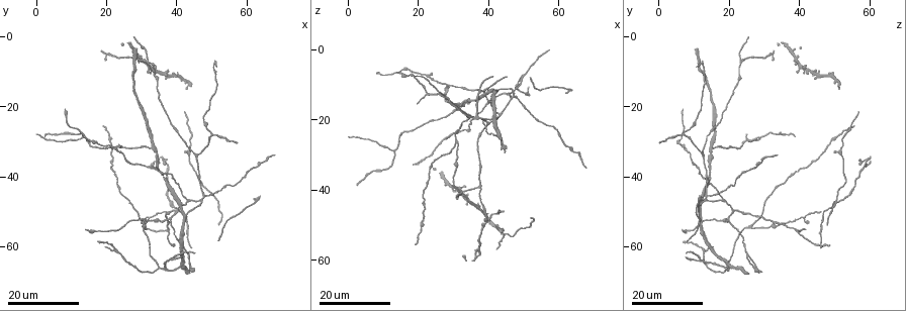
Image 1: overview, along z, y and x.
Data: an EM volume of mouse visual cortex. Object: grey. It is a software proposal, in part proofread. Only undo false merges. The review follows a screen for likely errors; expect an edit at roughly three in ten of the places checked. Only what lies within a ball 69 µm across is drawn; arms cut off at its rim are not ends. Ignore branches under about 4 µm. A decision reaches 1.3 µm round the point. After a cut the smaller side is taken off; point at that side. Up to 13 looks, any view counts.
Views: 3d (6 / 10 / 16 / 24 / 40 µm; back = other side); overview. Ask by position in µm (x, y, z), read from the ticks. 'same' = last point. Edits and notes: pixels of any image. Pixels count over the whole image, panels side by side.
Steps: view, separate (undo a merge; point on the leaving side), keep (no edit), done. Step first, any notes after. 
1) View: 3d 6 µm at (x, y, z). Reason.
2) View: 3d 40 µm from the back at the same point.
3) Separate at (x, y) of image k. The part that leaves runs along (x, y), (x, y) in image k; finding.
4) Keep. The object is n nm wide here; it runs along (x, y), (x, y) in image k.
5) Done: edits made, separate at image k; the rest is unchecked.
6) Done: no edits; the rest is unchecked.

View: 3d 16 µm at (40.0, 50.0, 22.0). Side arm on a straight run.

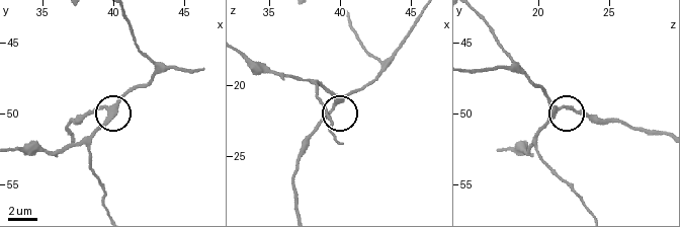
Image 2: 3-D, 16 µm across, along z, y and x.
View: 3d 6 µm at (39.6, 49.6, 21.6). Closer look.

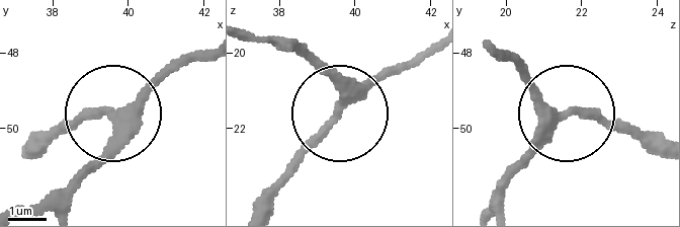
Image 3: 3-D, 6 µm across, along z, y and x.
Keep. The object is 260 nm wide here; one cell here.

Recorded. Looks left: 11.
View: 3d 16 µm at (47.5, 45.5, 13.5). Four or more arms meet.

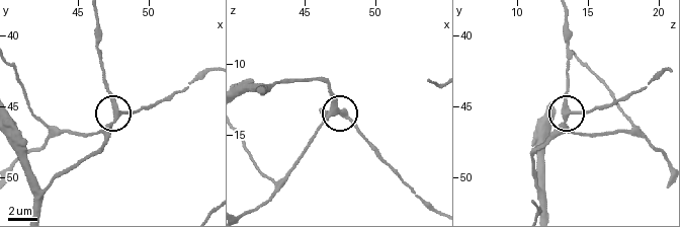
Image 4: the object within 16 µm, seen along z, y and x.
View: 3d 6 µm at (47.2, 46.2, 13.4).

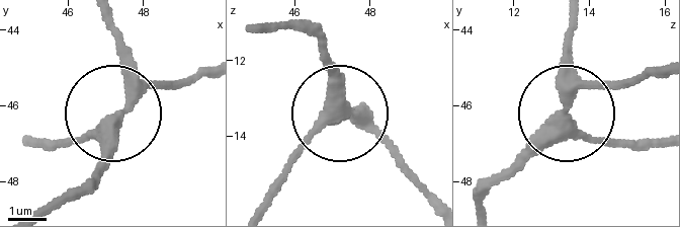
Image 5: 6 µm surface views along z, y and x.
Keep. It runs along (481, 209), (491, 185), (565, 115), (587, 134), (642, 144) in image 5; continuous, no second cell.

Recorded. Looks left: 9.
View: 3d 24 µm at (50.5, 28.0, 7.0). Three arms meet.

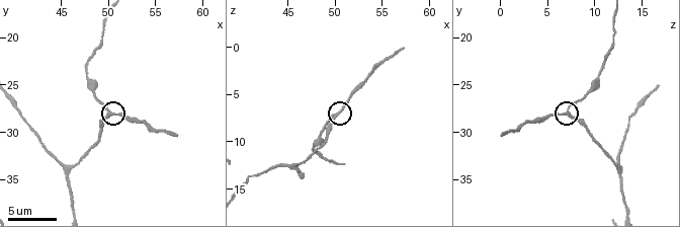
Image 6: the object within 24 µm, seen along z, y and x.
View: 3d 6 µm at (50.0, 27.6, 7.4).

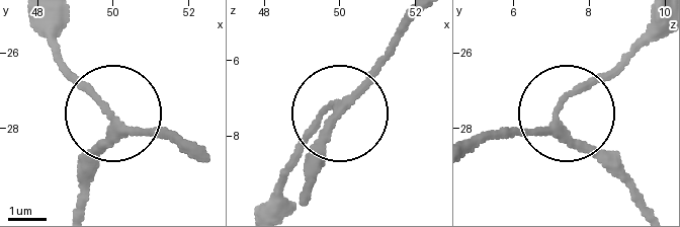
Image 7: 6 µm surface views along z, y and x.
Keep. 3 arms meet here; it runs along (640, 202), (556, 111), (514, 134), (488, 134) in image 7; one cell here.

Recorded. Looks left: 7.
View: 3d 24 µm at (42.5, 50.5, 11.5). Arms part here.

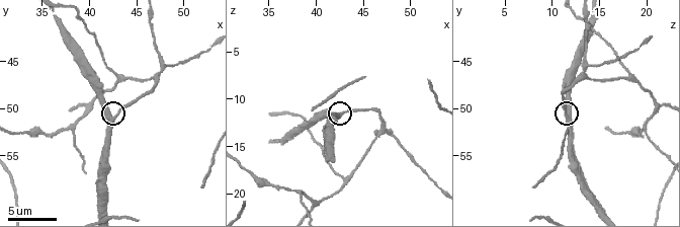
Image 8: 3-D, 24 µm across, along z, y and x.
View: 3d 10 µm at (42.4, 50.8, 11.4).

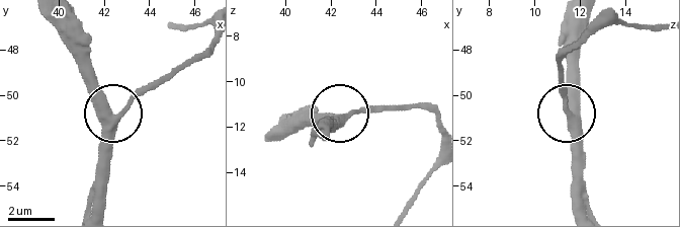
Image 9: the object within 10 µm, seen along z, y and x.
Keep. The object is 400 nm wide here; it runs along (100, 209), (100, 128), (108, 104), (79, 66) in image 9; one cell here.

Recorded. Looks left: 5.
View: 3d 24 µm at (32.5, 31.0, 15.0). Three-way junction.

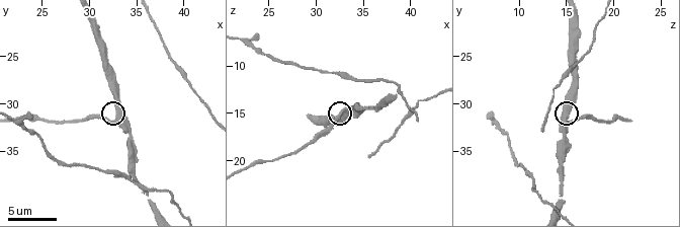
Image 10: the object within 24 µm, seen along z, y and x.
View: 3d 6 µm at (33.0, 31.6, 14.8). Zoom in.

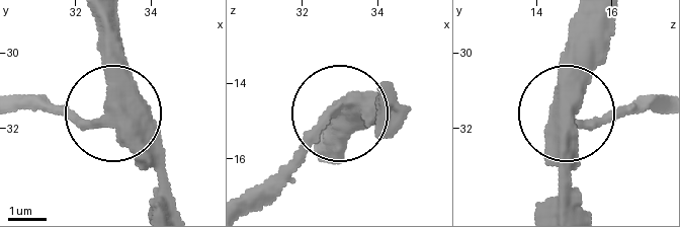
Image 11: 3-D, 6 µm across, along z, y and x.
Separate at (73, 116) of image 11. The object is 430 nm wide here; the part that leaves runs along (105, 111), (80, 119), (22, 108) in image 11; two cells meet here.

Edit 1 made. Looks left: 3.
View: overview.

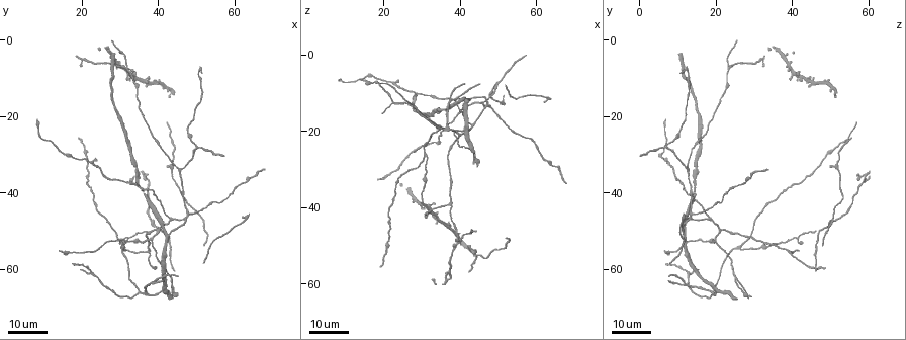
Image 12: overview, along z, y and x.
View: 3d 16 µm at (43.5, 63.0, 26.0). Side arm on a straight run.

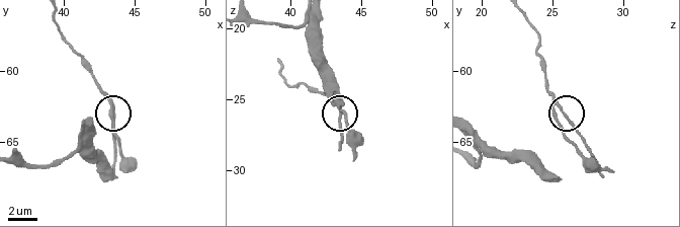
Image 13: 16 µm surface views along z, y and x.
View: 3d 6 µm at (43.6, 63.0, 25.8). Closer look.

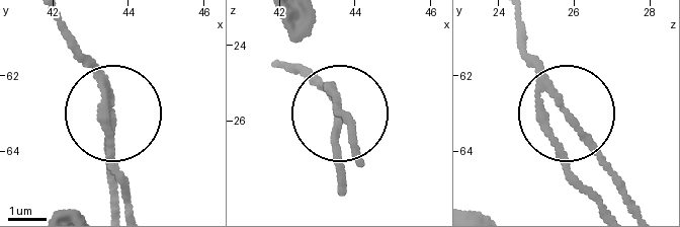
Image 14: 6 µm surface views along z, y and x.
Separate at (107, 144) of image 14. The part that leaves runs along (105, 86), (105, 160), (124, 209) in image 14; two cells meet here.

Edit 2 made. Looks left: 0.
Done: edits made, separate at image 11, separate at image 14; the rest is unchecked.

